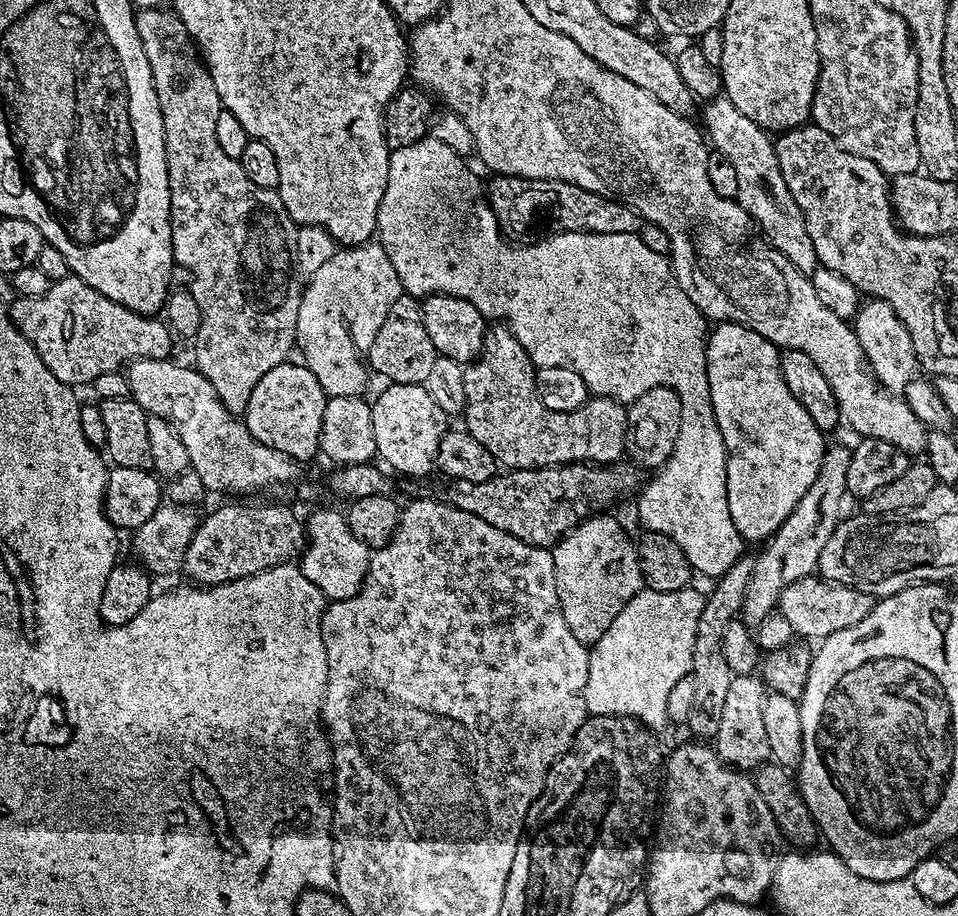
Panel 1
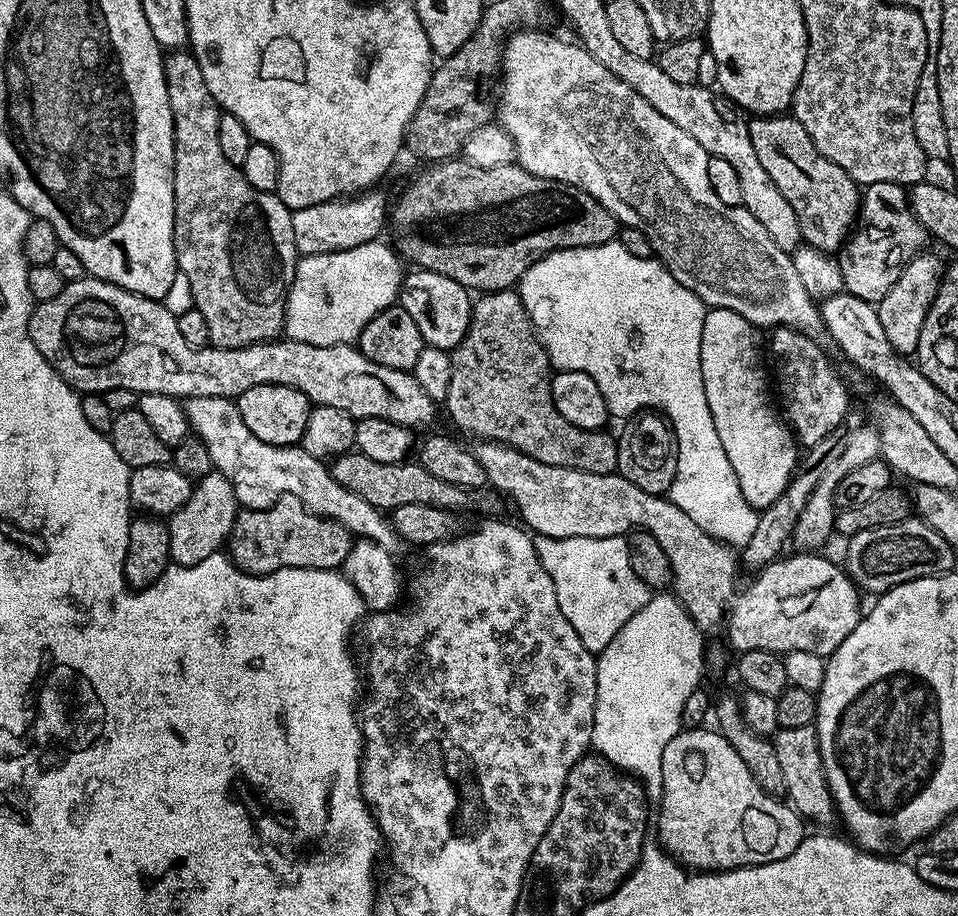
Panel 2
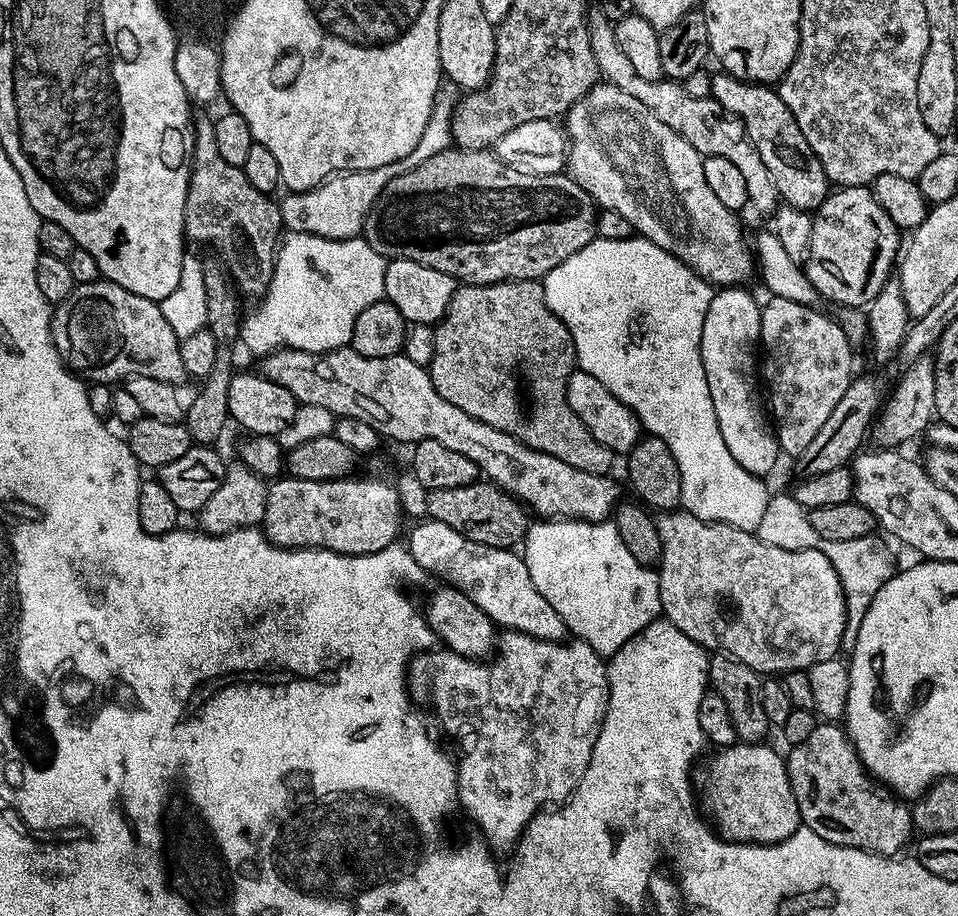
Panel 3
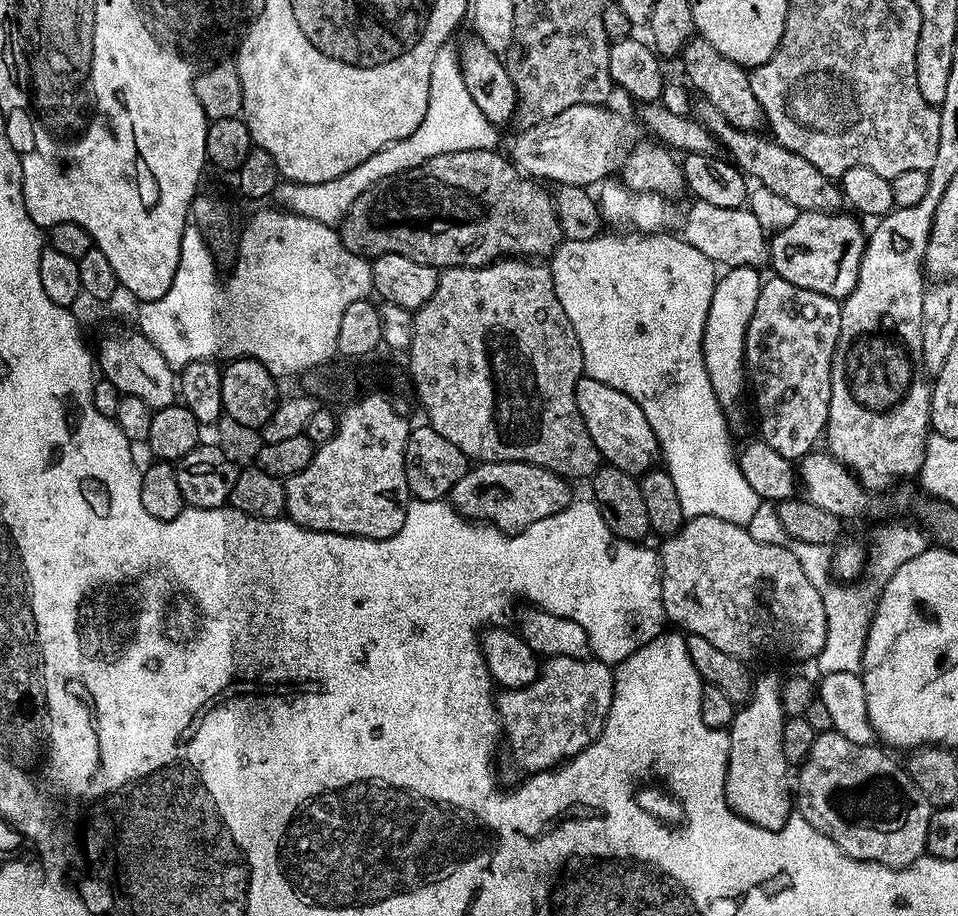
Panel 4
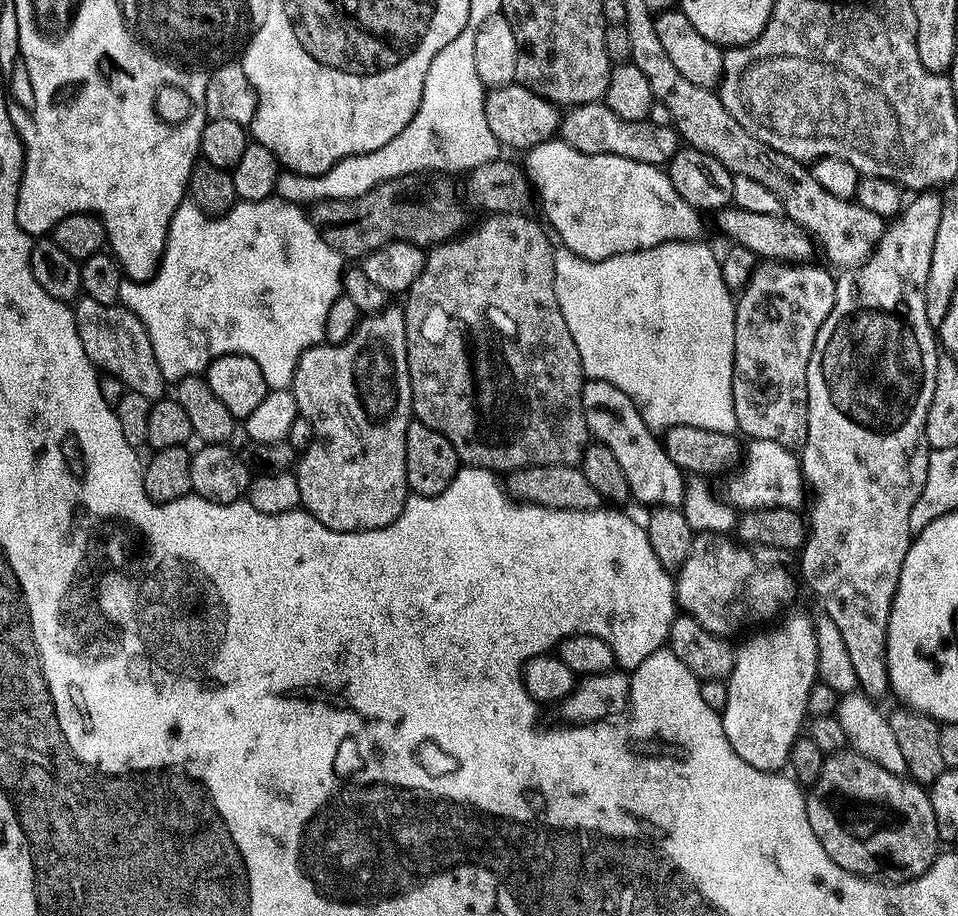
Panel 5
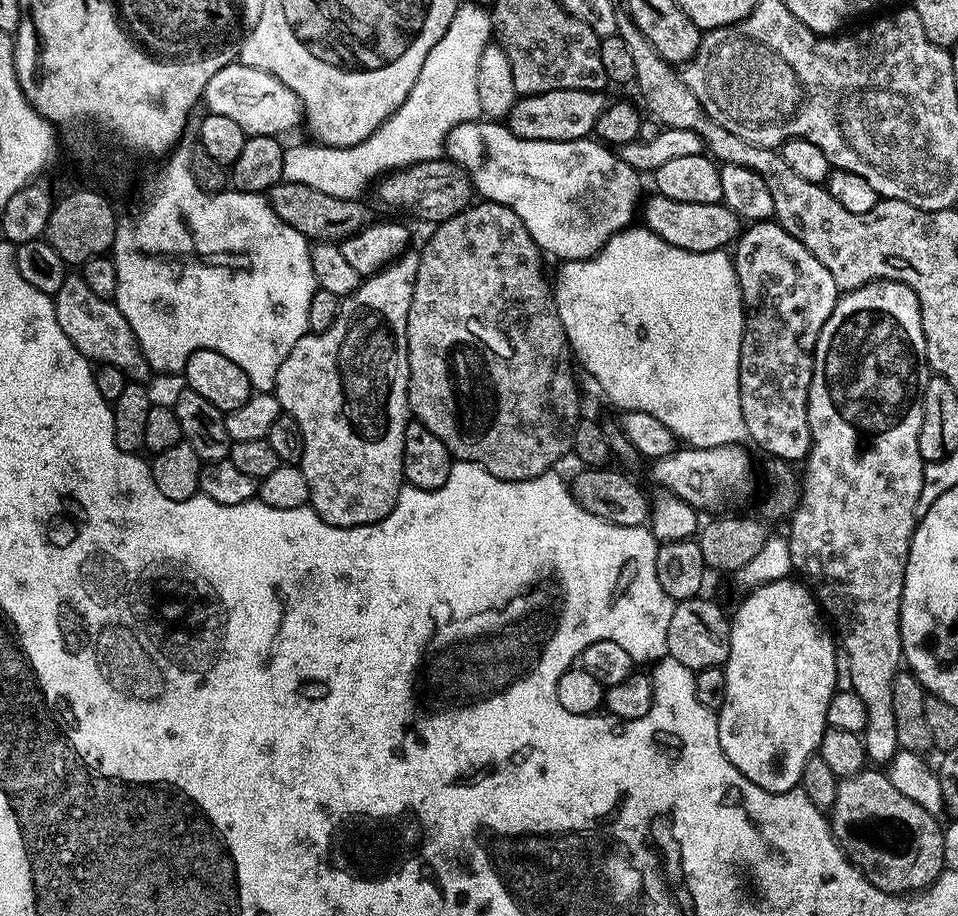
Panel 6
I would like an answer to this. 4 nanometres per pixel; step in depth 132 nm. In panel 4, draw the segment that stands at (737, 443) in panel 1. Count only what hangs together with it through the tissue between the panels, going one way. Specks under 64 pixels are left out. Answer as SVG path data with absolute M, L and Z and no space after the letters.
M742 265L727 269L717 279L714 286L714 298L710 298L710 314L706 318L704 331L704 361L706 374L710 378L710 386L714 386L714 394L718 398L720 407L724 409L727 419L735 422L739 418L740 399L746 396L746 373L744 370L744 347L746 346L746 330L750 326L750 318L754 318L754 306L758 303L758 294L762 283L759 267Z

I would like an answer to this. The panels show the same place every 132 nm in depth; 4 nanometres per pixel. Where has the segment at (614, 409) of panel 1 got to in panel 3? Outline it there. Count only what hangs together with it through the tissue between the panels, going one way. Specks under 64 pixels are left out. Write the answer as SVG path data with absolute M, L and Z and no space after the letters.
M503 280L497 284L466 284L457 287L456 293L450 298L450 306L446 310L443 320L434 328L434 358L428 363L427 370L430 378L434 382L434 390L446 398L453 406L458 406L458 410L466 410L470 418L478 418L486 426L494 426L494 430L500 430L510 434L518 442L538 450L542 454L550 454L560 461L566 462L566 466L574 466L574 470L586 470L586 474L598 474L599 476L609 475L613 470L612 460L614 454L586 426L582 426L582 418L570 410L566 402L566 390L564 389L564 380L552 380L552 368L564 368L563 370L572 370L577 367L576 355L578 350L574 346L574 338L570 334L568 325L561 322L557 316L552 313L550 306L544 301L544 286L540 280Z

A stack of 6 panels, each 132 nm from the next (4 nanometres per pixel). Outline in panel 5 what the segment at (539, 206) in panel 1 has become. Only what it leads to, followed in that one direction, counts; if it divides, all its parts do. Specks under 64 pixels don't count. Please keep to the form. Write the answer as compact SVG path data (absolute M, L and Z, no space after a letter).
M444 174L399 176L374 186L369 192L362 194L358 198L322 200L311 209L310 219L312 225L322 234L324 241L345 258L369 256L374 250L394 240L405 240L411 244L421 246L435 246L444 243L445 240L453 239L461 231L460 223L464 220L465 205L458 195L457 185L455 188L448 180L451 179Z

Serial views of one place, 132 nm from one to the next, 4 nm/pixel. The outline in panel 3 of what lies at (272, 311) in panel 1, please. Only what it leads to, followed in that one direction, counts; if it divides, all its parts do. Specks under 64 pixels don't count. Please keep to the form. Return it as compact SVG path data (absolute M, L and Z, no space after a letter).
M197 115L196 141L192 151L192 173L186 194L184 235L196 244L205 244L228 269L236 287L245 297L263 297L272 281L276 249L282 239L280 205L271 195L254 190L243 167L226 162L218 150L216 124Z

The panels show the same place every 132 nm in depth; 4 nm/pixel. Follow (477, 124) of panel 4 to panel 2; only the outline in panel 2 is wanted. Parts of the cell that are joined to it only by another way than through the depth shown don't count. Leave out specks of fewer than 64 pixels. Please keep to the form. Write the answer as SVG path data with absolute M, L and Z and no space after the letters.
M369 190L342 200L322 202L318 206L297 208L292 212L292 229L296 251L300 256L330 254L338 250L350 250L377 239L386 228L386 217L390 212L390 200L380 190Z

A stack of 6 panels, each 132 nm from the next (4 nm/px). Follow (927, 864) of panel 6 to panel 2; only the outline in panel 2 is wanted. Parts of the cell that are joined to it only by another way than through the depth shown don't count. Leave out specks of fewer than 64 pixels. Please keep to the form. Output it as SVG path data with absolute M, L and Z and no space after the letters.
M780 728L775 733L774 743L778 762L782 766L784 792L793 808L805 821L828 824L837 819L836 804L832 801L830 786L826 782L826 770L822 766L822 754L818 746L818 734L811 728Z

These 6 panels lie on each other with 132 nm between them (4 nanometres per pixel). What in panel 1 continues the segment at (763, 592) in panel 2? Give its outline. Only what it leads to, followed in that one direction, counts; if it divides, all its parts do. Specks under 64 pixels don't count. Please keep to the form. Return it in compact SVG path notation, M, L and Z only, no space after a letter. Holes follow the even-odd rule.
M813 574L794 582L794 586L784 591L778 605L778 612L786 618L786 622L790 622L793 633L797 637L823 642L830 634L838 634L838 630L846 630L862 622L862 618L870 614L873 603L874 597L871 592L832 584L819 575ZM804 636L809 636L809 638Z

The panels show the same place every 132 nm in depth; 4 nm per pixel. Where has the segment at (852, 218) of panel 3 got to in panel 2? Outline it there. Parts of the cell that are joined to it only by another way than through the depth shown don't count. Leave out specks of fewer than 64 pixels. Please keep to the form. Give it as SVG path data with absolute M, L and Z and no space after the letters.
M874 182L867 185L862 192L858 223L838 256L844 279L844 292L856 295L868 304L878 305L880 300L886 298L891 287L898 282L907 264L925 251L924 243L929 240L929 232L912 212L905 185L894 182Z

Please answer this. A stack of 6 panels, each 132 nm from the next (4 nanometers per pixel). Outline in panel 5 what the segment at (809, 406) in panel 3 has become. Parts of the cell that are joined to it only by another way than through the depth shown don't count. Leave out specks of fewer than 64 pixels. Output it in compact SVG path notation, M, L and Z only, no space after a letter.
M767 260L757 263L755 270L750 274L750 278L746 282L746 286L742 289L739 289L738 295L735 297L736 302L736 325L734 326L734 370L732 371L732 397L734 398L734 414L736 415L736 426L737 429L742 433L745 432L745 437L754 439L754 440L765 440L766 442L778 442L778 446L786 446L787 448L793 450L799 450L803 448L804 443L806 442L806 426L808 425L808 395L806 394L806 366L810 362L810 354L812 353L812 347L816 341L816 335L818 330L822 326L822 322L826 322L826 318L830 314L830 310L834 306L834 294L836 293L836 276L833 273L828 273L827 267L819 268L816 265L816 262L781 262L778 260Z

